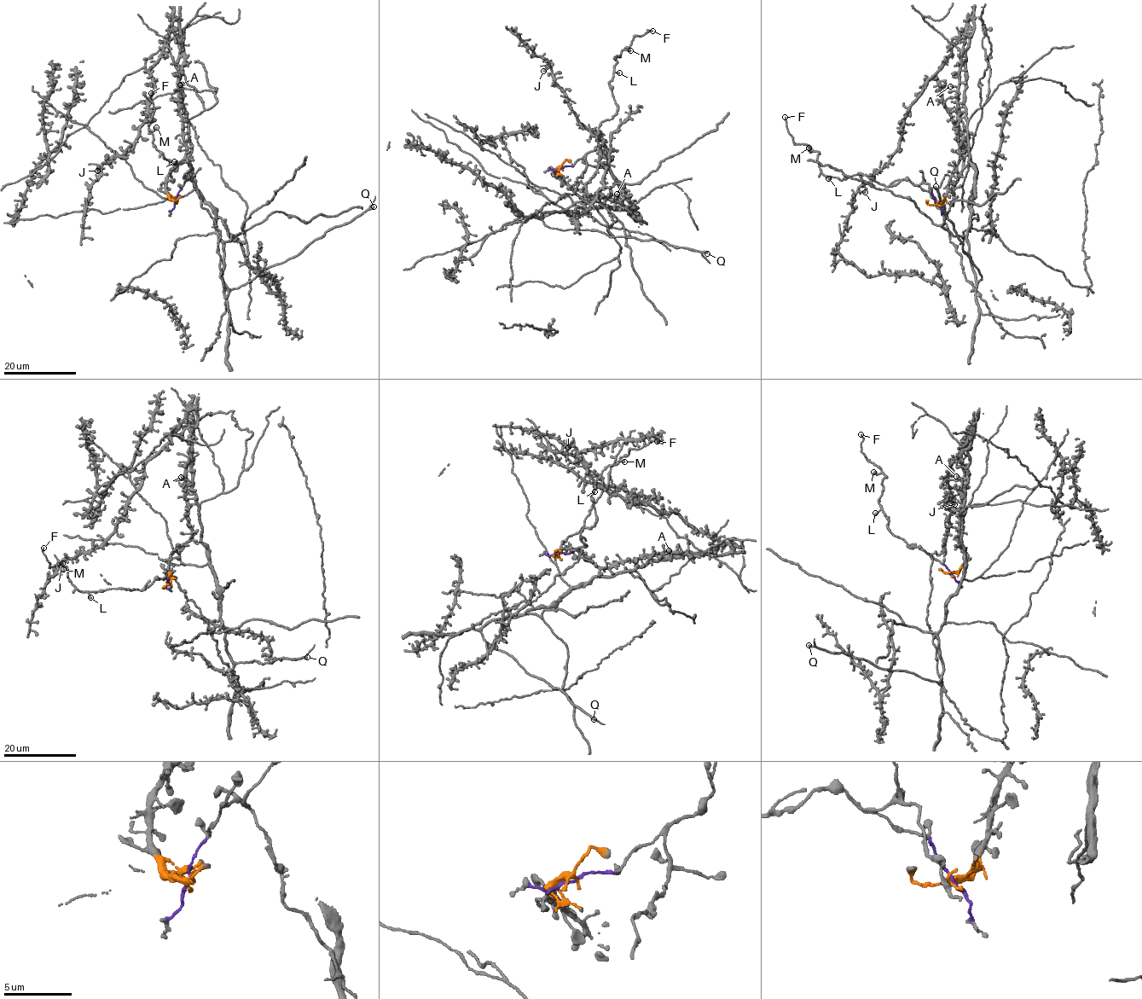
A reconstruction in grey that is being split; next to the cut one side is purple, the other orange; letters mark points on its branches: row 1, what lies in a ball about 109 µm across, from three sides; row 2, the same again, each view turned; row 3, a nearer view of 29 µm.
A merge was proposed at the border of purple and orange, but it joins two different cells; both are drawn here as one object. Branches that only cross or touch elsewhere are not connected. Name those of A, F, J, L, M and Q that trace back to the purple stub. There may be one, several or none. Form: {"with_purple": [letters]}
{"with_purple": ["F", "L", "M"]}

